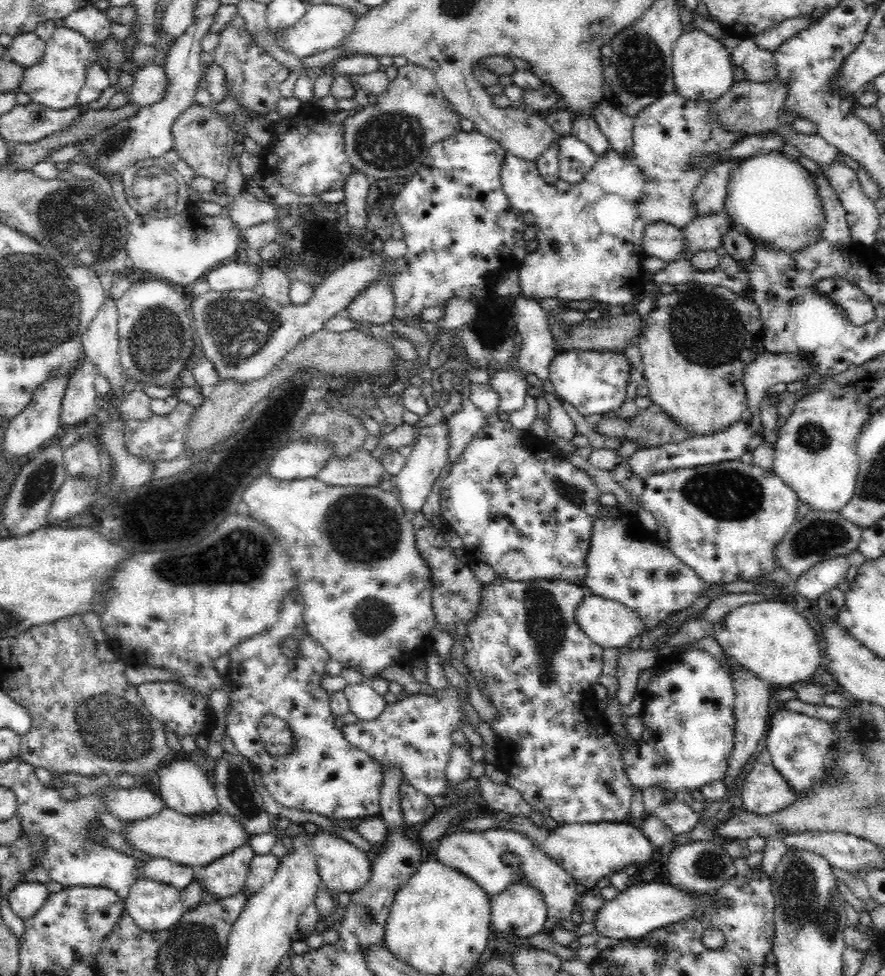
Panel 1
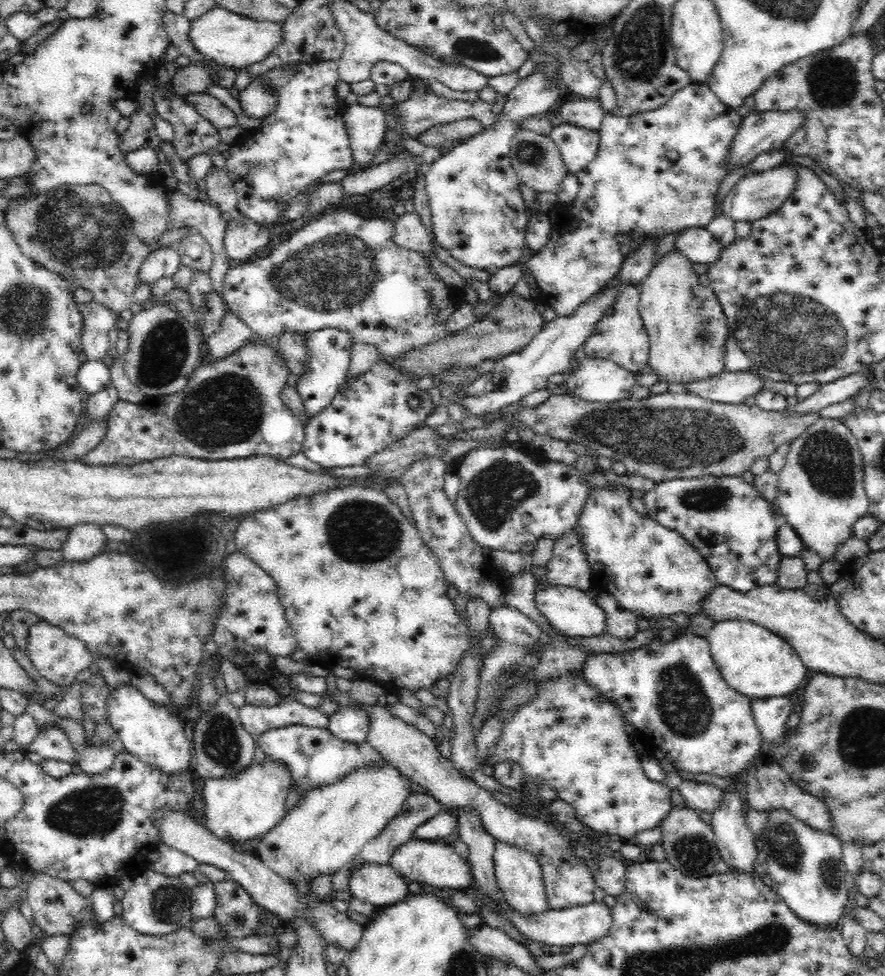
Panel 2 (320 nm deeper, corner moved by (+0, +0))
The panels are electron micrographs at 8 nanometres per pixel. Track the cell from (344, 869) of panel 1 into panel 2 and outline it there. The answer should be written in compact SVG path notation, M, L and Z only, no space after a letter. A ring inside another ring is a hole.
M364 863L349 875L352 896L374 907L396 904L408 896L408 883L390 865Z

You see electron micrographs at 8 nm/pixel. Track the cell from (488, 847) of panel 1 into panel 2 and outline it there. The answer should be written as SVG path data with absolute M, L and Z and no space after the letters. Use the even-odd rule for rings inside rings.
M412 839L398 846L392 854L388 865L403 876L404 880L420 883L422 886L433 887L434 890L446 892L449 889L460 891L462 888L468 888L470 884L470 865L464 862L456 854L454 848L444 846L444 844L430 844L426 840Z

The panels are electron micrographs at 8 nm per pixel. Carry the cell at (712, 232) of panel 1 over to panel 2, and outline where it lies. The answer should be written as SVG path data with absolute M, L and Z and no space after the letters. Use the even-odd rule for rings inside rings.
M792 163L782 164L765 172L747 172L742 179L732 186L721 206L721 214L729 216L735 222L738 220L752 222L764 218L768 213L780 208L785 200L788 200L799 181L798 176L800 176L800 168L802 167L801 164Z

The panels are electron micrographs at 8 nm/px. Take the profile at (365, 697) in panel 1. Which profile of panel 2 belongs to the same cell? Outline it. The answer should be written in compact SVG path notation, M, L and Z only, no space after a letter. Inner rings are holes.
M340 708L329 717L328 731L341 741L360 744L366 741L369 719L365 712L353 708Z

